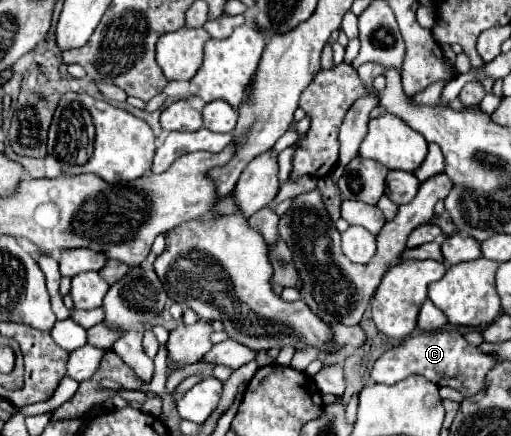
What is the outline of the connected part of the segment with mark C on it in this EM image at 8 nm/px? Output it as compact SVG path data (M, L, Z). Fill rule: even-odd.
M437 330L437 332L427 332L427 334L407 338L399 346L387 350L373 364L371 380L383 382L383 384L395 384L399 380L405 380L407 376L421 374L427 380L435 382L437 386L451 386L451 388L457 388L463 396L471 396L479 392L479 388L483 386L485 374L493 368L493 364L495 360L489 354L483 354L479 348L469 346L459 332Z

